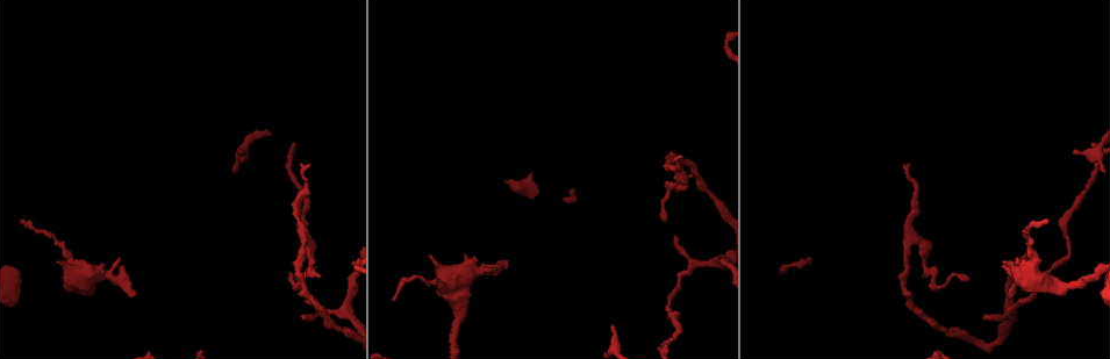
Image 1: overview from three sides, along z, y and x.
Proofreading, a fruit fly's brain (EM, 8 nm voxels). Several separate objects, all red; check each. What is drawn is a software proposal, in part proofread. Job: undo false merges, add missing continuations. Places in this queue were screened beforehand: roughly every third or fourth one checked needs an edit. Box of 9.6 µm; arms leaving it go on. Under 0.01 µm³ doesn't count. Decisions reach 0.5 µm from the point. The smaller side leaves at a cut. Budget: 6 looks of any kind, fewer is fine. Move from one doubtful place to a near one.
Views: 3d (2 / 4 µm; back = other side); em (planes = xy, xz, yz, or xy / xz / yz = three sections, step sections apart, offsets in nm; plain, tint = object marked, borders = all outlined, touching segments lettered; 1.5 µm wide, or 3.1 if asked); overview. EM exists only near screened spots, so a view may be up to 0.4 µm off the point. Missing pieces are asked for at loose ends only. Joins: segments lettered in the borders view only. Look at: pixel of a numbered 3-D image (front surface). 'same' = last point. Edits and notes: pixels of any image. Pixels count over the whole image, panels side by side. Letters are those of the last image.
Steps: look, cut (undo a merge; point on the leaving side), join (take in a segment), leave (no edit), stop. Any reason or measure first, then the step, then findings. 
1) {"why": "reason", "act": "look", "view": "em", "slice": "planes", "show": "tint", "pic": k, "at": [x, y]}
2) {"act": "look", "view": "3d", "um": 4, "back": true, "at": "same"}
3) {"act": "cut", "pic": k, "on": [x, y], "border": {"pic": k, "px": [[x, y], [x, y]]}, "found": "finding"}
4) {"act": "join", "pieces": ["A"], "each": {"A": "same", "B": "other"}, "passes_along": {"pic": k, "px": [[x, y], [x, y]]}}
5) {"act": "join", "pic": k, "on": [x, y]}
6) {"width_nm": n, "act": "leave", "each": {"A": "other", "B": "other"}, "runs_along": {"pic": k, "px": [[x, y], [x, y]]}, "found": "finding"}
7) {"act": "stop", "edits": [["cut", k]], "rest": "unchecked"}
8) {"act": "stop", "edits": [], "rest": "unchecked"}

{"why": "thin end", "act": "look", "view": "3d", "um": 4, "pic": 1, "at": [303, 314]}

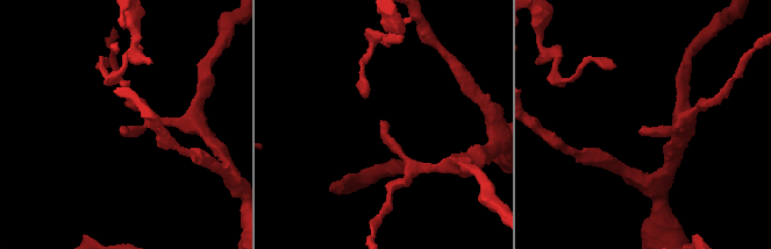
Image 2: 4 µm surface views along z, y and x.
{"why": "need the tissue", "act": "look", "view": "em", "slice": "yz", "step": 8, "show": "tint", "pic": 2, "at": [642, 128]}

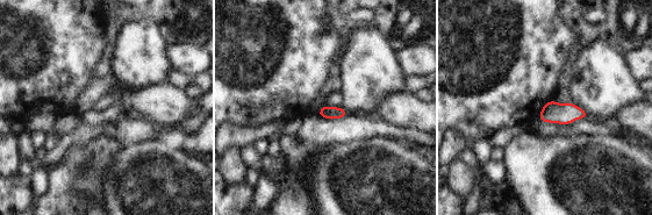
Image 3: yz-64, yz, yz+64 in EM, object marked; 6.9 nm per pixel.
{"why": "cut it another way", "act": "look", "view": "em", "slice": "planes", "show": "borders", "at": "same"}

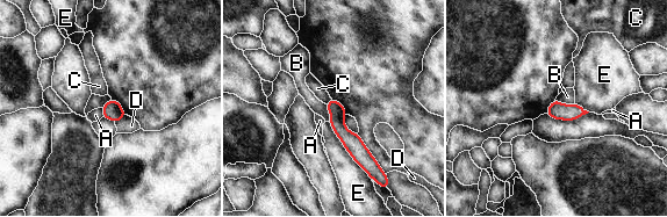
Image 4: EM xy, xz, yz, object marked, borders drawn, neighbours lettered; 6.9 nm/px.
{"act": "leave", "each": {"A": "other", "B": "other", "C": "other", "D": "other", "E": "other"}, "border": {"pic": 4, "px": [[331, 99], [325, 103]]}, "found": "no lettered segment goes on from it"}

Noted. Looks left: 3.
{"why": "free end", "act": "look", "view": "3d", "um": 4, "pic": 1, "at": [133, 295]}

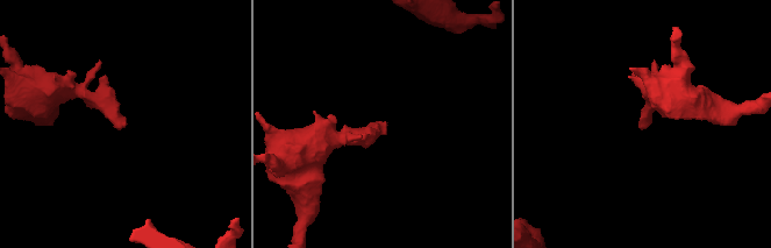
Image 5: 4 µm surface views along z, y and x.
{"why": "now the EM", "act": "look", "view": "em", "slice": "planes", "show": "borders", "pic": 5, "at": [639, 122]}

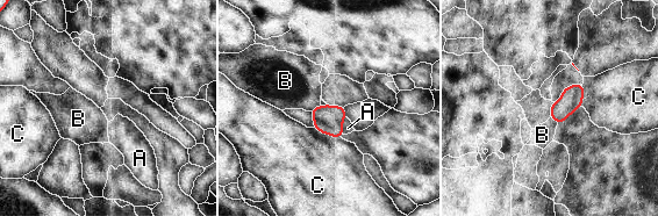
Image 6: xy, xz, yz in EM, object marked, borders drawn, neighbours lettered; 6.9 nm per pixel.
{"act": "join", "pieces": ["A"], "each": {"A": "same", "B": "other", "C": "other"}, "passes_along": {"pic": 6, "px": [[328, 120], [342, 126], [348, 128]]}, "found": "the cell continues"}

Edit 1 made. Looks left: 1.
{"act": "stop", "edits": [["join", 6]], "rest": "unchecked"}

